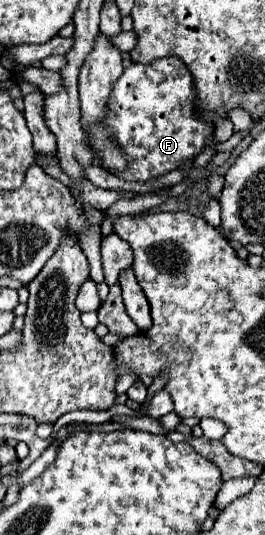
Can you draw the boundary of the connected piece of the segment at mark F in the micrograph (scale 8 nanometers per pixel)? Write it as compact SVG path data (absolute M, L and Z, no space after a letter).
M168 56L150 64L132 64L114 84L110 98L110 112L104 124L116 132L128 158L128 168L116 174L118 178L146 182L176 170L184 160L198 156L214 136L212 124L196 120L196 90L180 58Z

